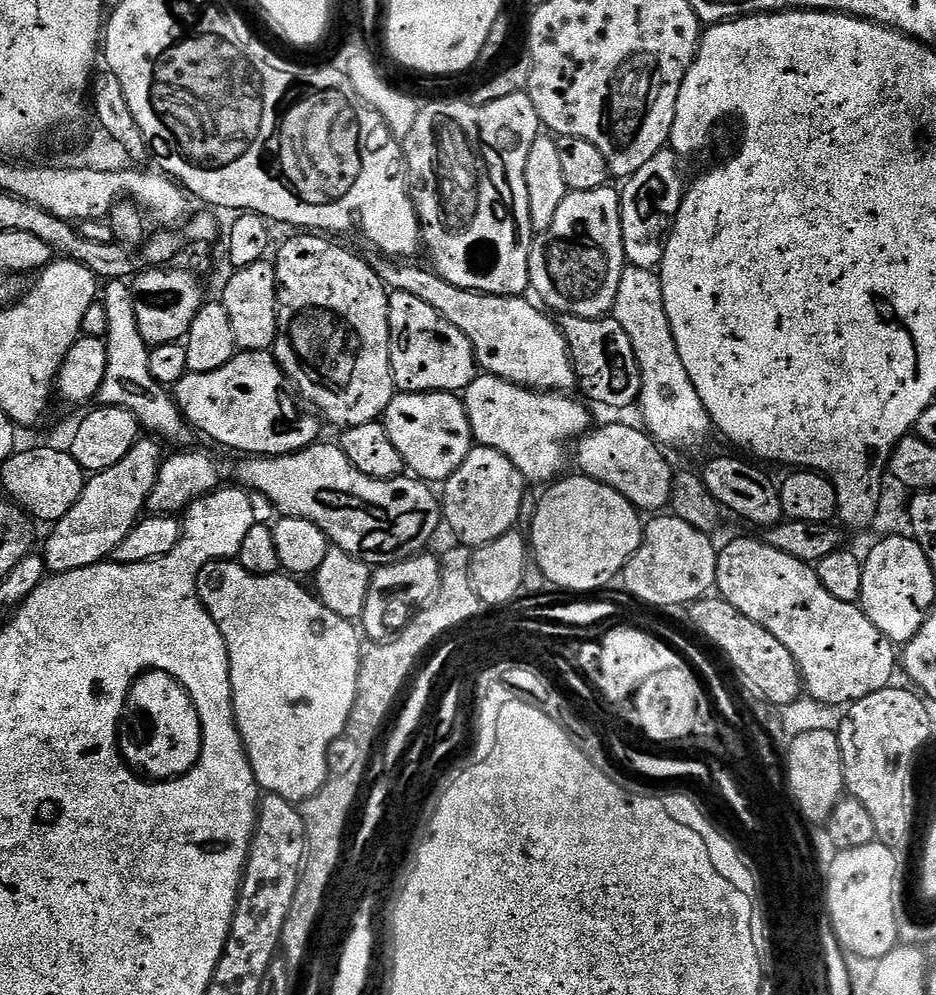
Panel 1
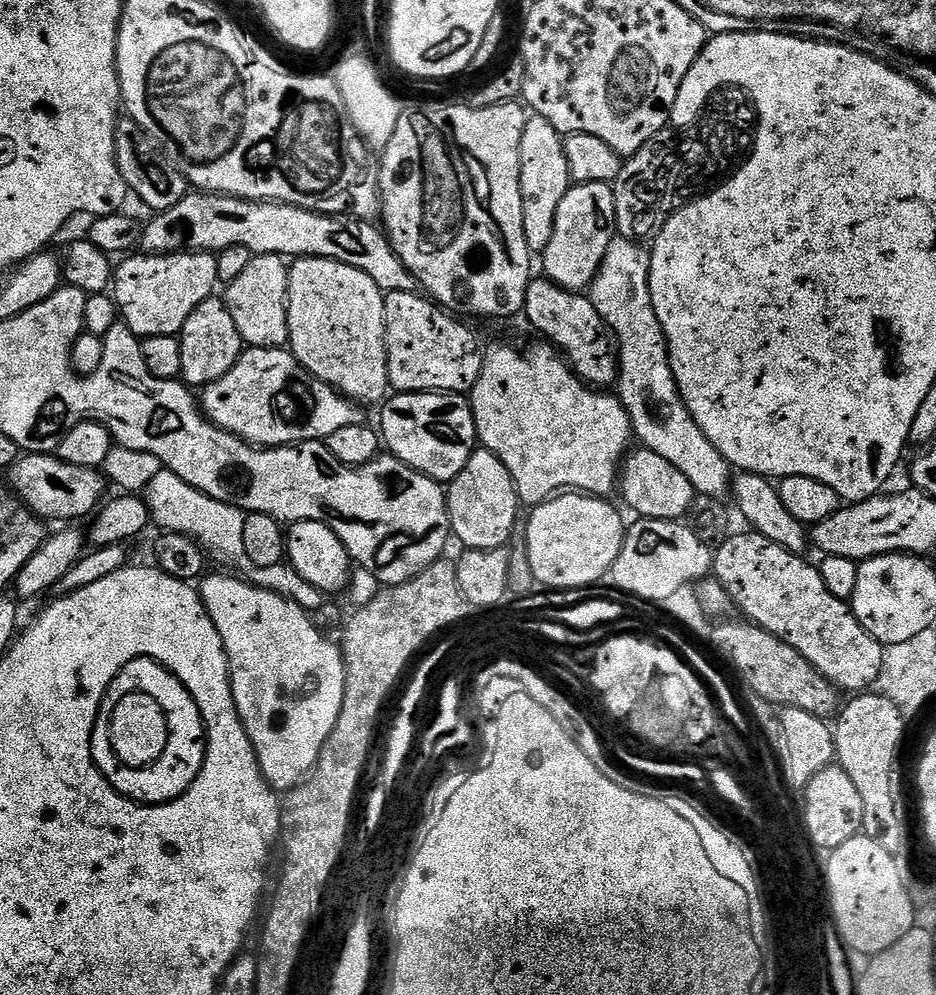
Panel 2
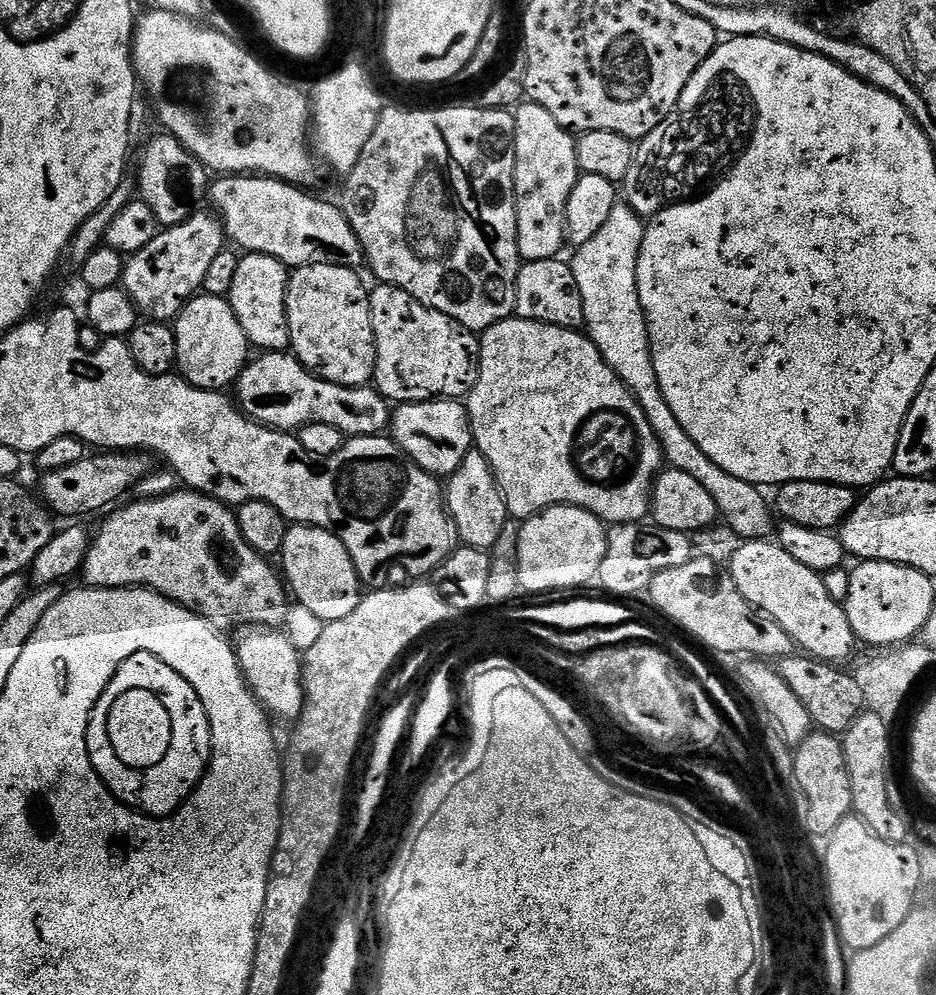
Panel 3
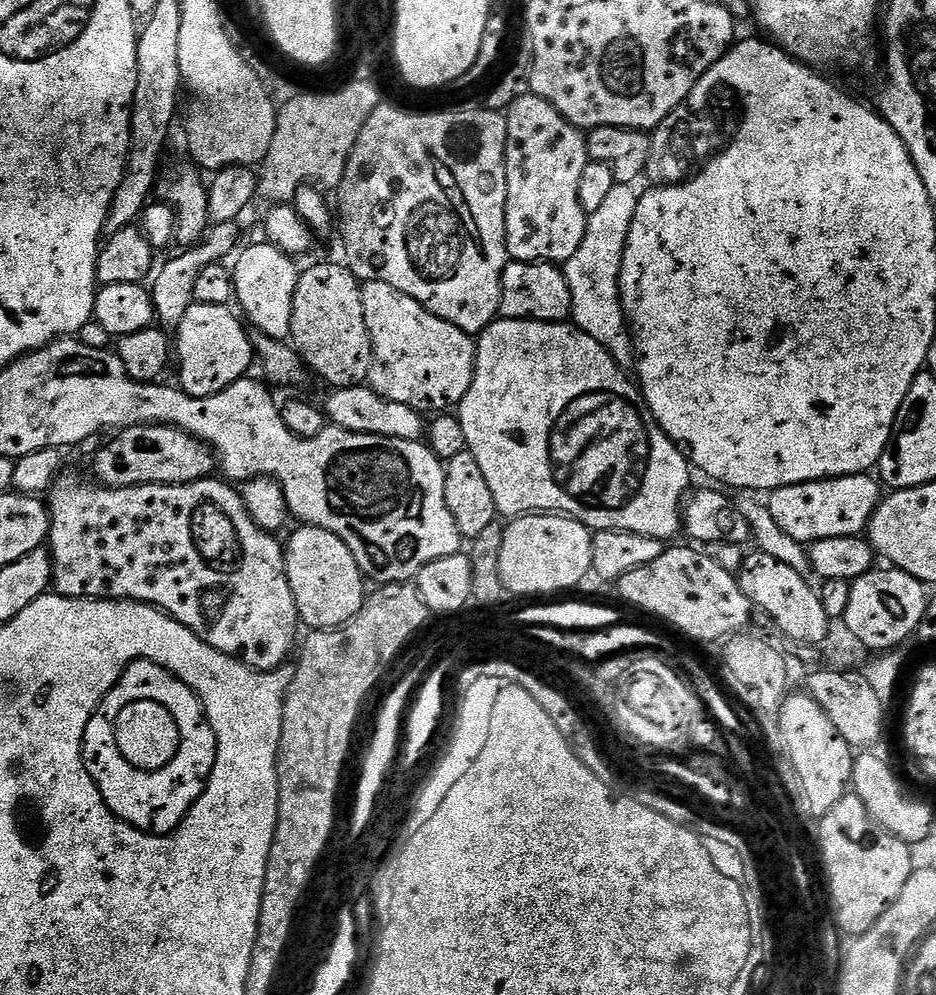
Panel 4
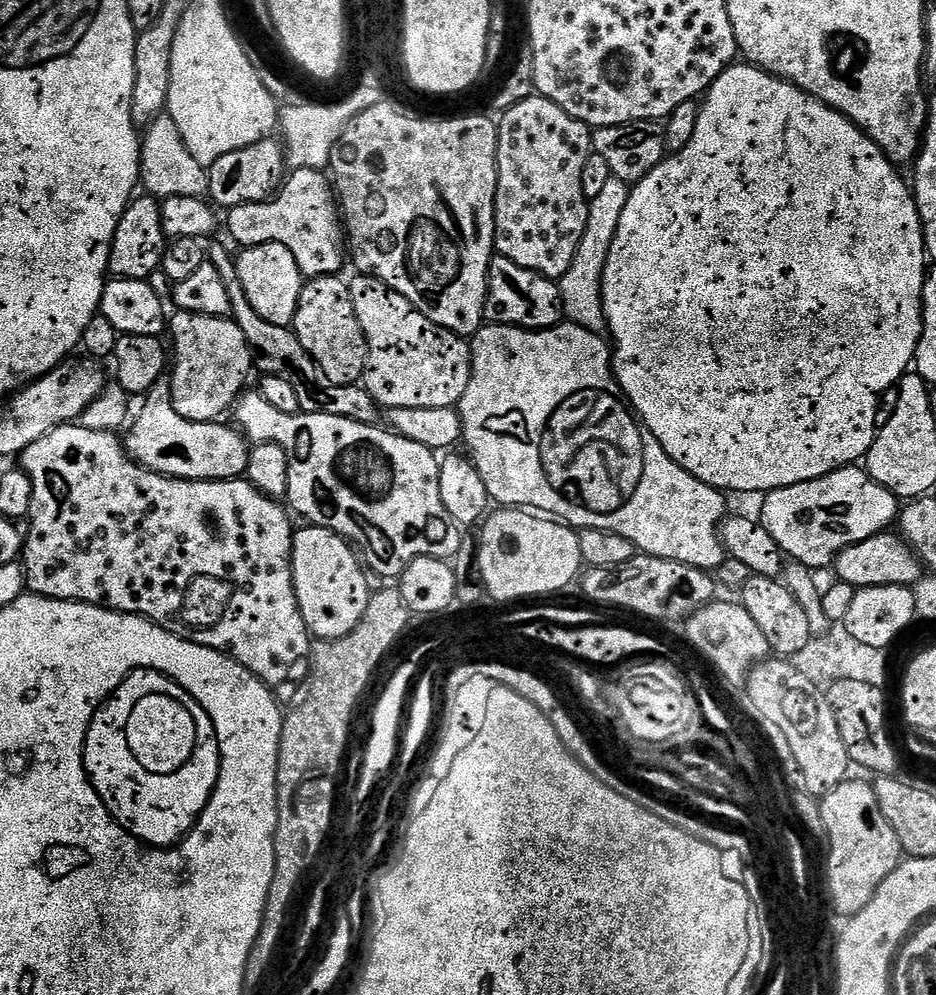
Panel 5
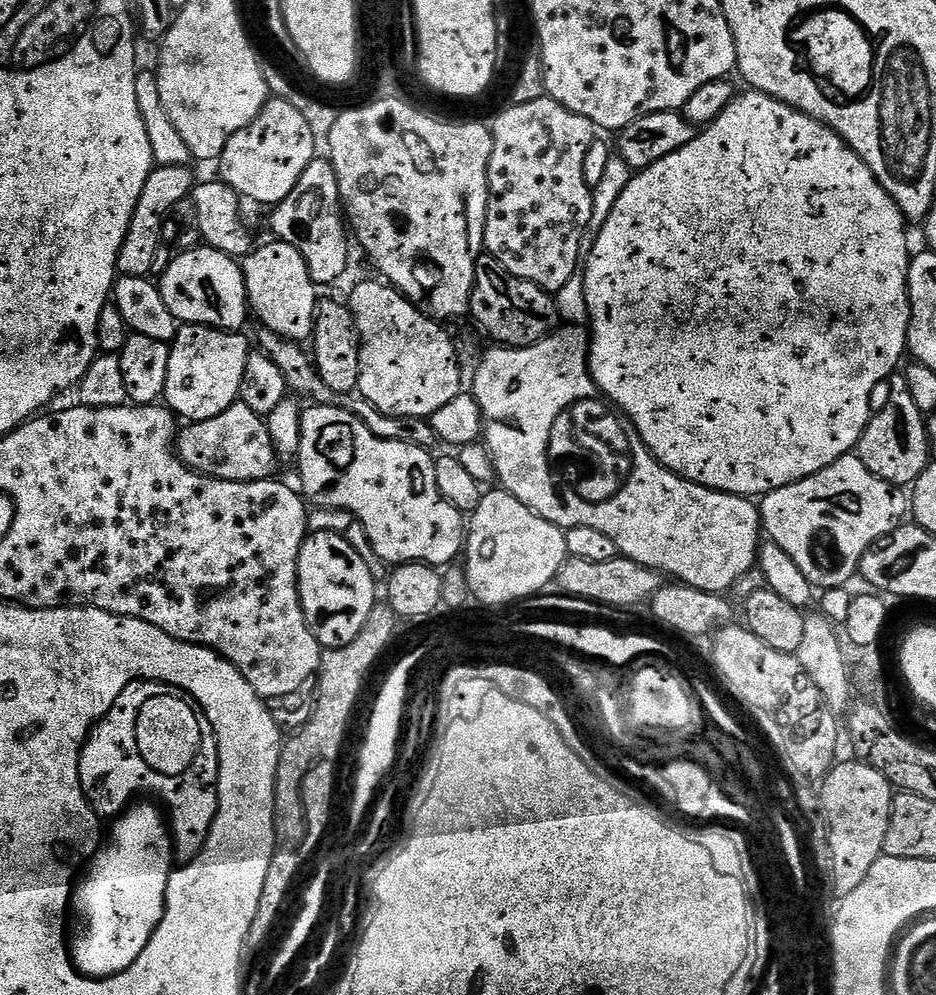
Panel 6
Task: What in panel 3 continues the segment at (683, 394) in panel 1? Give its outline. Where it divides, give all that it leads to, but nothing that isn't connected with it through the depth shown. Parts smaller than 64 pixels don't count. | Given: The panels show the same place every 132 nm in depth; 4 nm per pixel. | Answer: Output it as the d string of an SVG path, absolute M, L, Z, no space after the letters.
M617 202L614 210L610 210L610 216L598 229L598 234L590 238L590 242L579 245L575 249L576 257L570 260L574 282L578 282L578 294L582 294L582 310L584 311L583 331L589 340L598 346L606 366L618 374L618 378L630 390L630 394L642 406L642 414L646 414L646 422L650 422L650 430L660 443L660 449L664 452L664 459L671 467L690 474L700 485L707 490L710 498L714 498L719 519L727 525L730 530L745 540L766 540L773 535L772 512L770 500L763 496L761 489L750 482L742 482L742 478L734 478L734 474L726 474L722 466L714 466L698 446L694 446L694 438L690 438L682 426L678 426L678 420L674 418L674 412L670 406L666 406L666 398L662 398L662 390L658 386L658 374L654 374L652 365L652 347L648 337L648 323L644 317L644 311L638 298L638 282L636 281L636 267L638 266L638 254L642 250L642 238L644 237L645 221L633 211L632 207L623 202Z

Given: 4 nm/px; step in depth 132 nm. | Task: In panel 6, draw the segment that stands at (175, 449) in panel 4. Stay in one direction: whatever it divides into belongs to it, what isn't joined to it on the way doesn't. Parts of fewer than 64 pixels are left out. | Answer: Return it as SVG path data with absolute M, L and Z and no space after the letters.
M242 402L232 404L218 418L197 420L181 427L174 447L186 467L216 480L267 480L277 475L278 457L270 442L265 417Z

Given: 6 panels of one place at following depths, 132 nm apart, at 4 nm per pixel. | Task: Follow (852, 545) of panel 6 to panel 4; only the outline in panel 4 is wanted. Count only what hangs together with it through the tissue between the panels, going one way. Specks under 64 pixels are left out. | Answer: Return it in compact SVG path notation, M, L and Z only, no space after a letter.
M861 474L836 476L833 480L811 480L776 489L767 497L766 503L770 514L774 514L774 522L778 522L778 526L782 526L782 530L799 544L810 546L822 538L858 536L867 529L882 499L881 485L872 478Z

